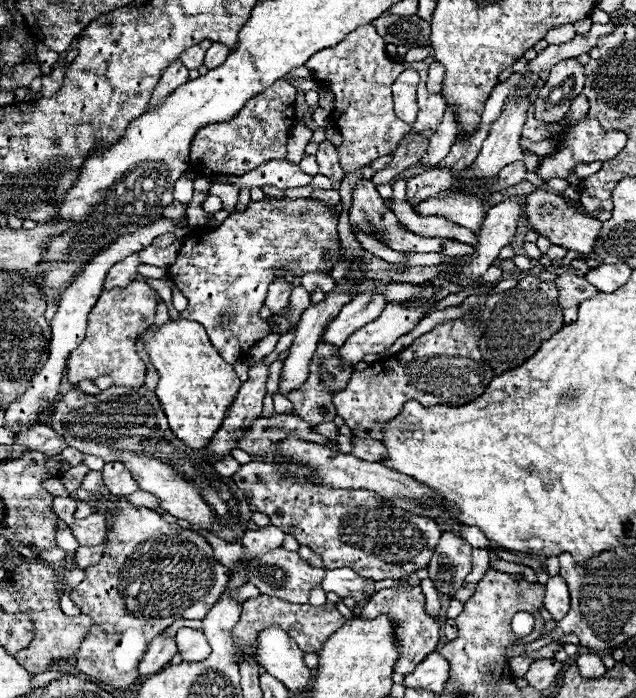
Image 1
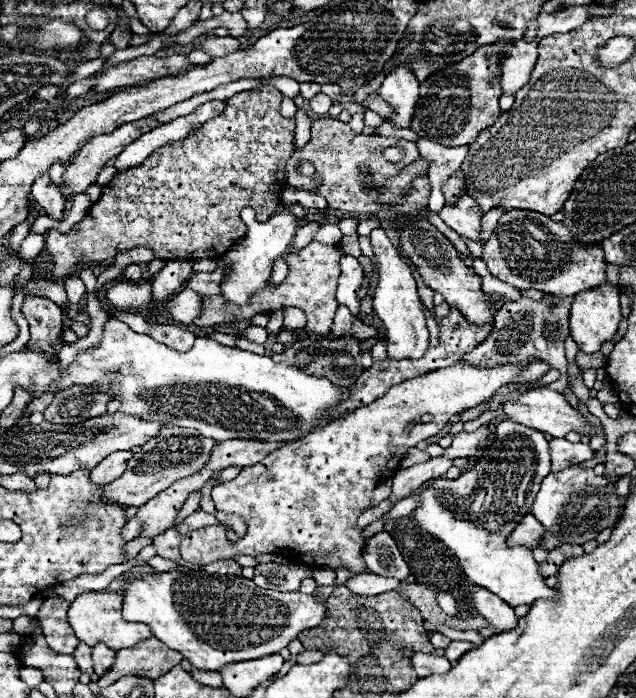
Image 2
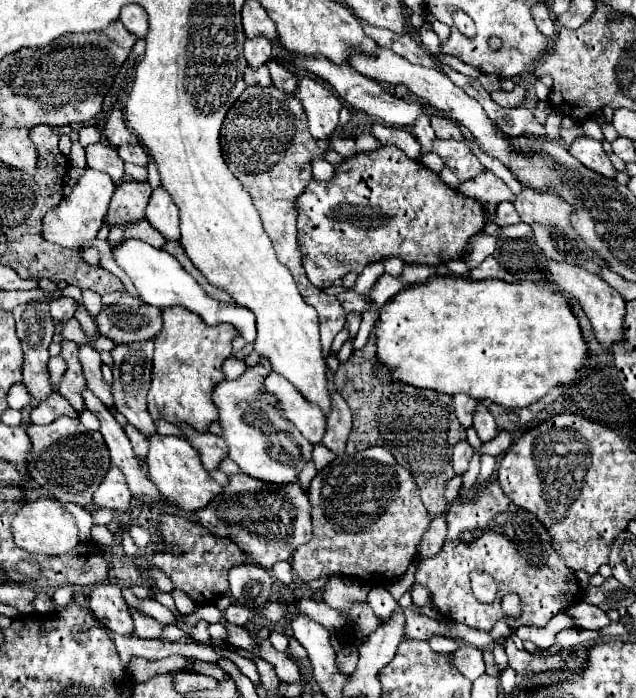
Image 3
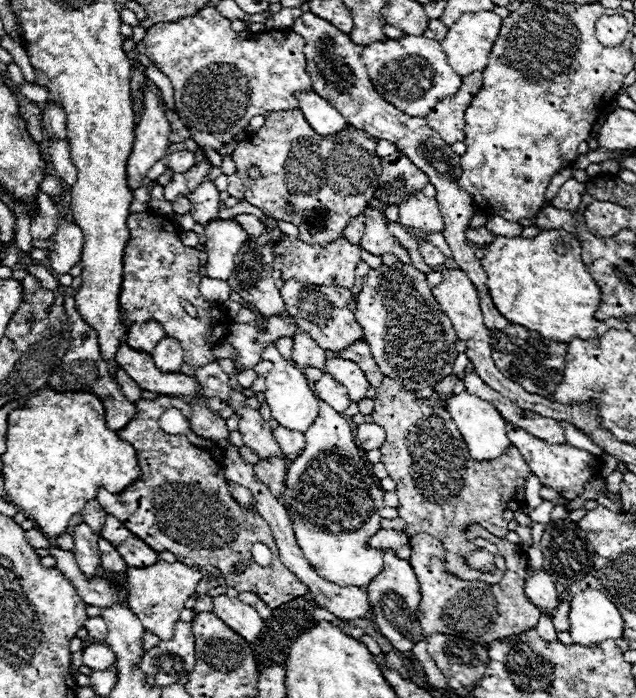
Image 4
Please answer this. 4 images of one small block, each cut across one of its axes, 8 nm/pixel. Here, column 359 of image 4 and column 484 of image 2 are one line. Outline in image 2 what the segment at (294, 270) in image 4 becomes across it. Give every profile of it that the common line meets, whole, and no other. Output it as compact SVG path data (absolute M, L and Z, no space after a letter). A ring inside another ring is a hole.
M510 210L498 220L498 228L484 244L482 260L492 276L518 290L540 290L560 298L596 288L606 282L606 262L600 244L580 244L572 232L552 218L538 212Z

